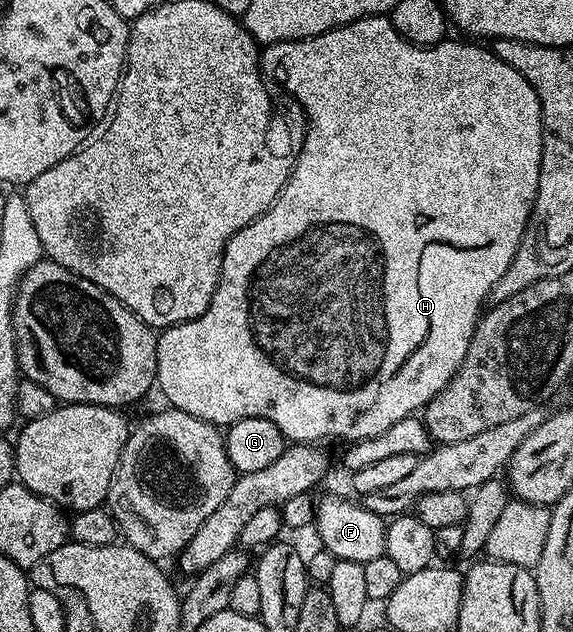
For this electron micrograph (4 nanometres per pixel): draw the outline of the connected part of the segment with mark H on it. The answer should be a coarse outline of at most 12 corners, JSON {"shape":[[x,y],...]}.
{"shape":[[385,16],[270,42],[305,139],[156,389],[352,444],[457,374],[541,105]]}

